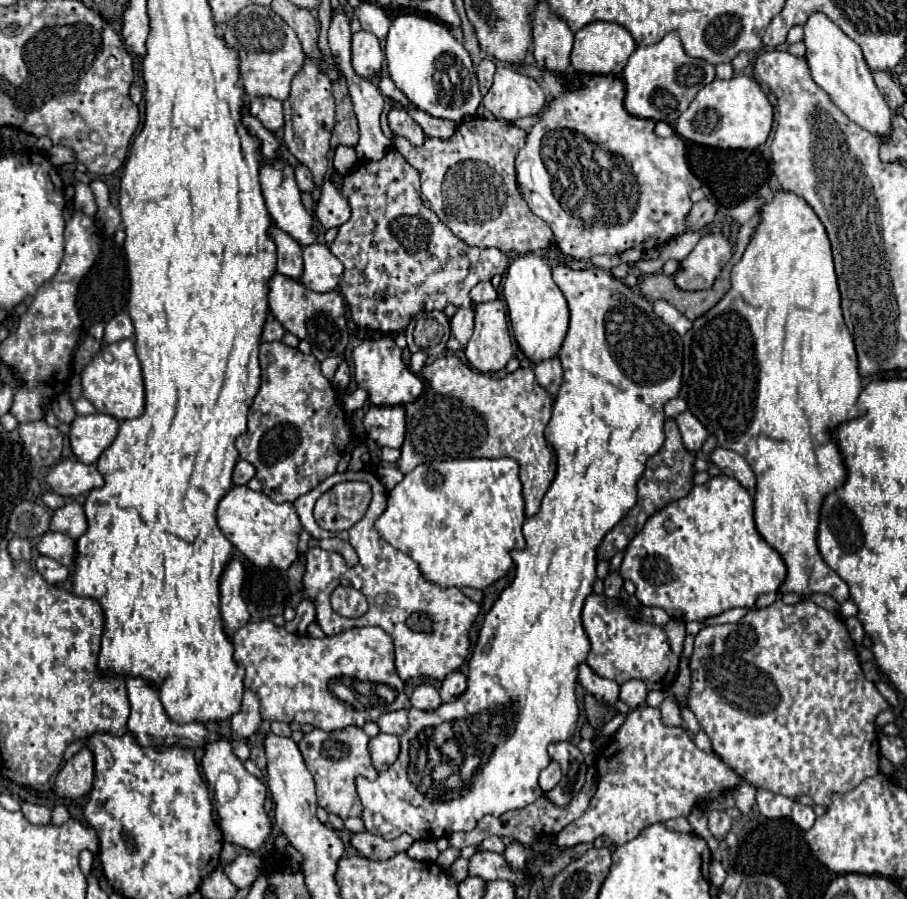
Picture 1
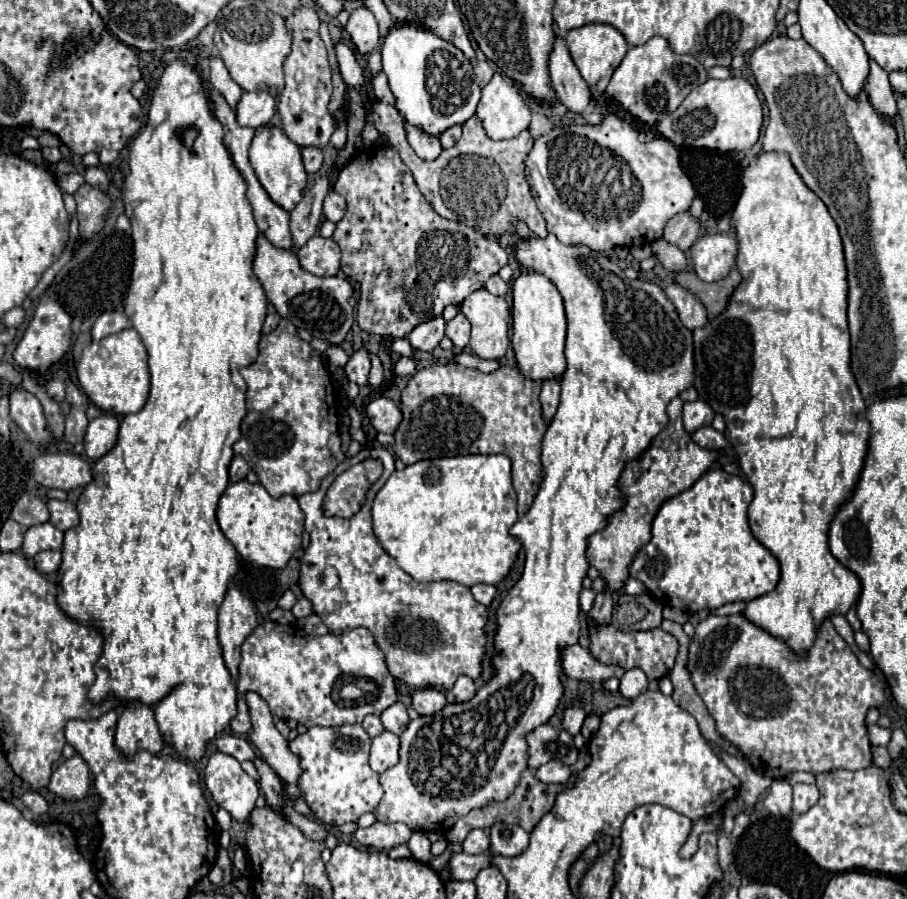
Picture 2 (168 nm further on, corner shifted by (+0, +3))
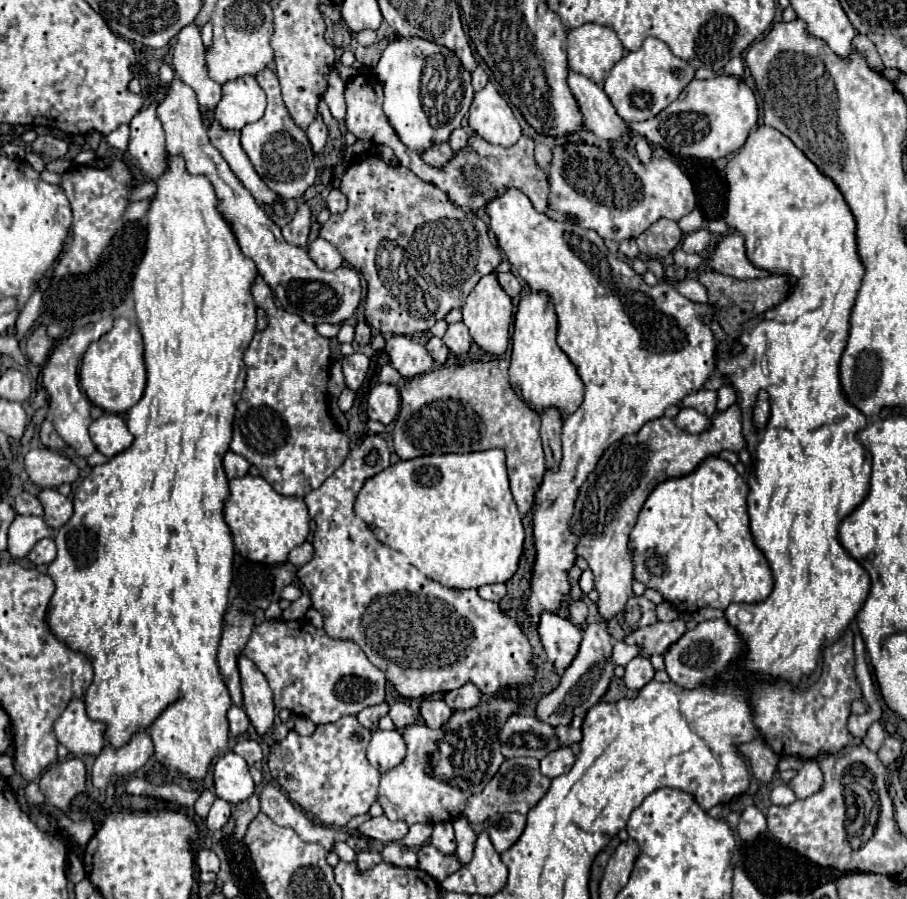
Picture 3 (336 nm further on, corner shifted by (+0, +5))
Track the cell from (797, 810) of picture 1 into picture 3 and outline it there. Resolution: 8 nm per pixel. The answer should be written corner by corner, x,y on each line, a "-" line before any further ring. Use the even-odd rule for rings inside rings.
816,760
806,762
806,764
798,770
798,774
794,776
794,780
792,780
788,786
796,792
798,798
808,798
808,796
812,796
814,792
818,792
820,786
822,786
822,772
820,772
818,762
816,762

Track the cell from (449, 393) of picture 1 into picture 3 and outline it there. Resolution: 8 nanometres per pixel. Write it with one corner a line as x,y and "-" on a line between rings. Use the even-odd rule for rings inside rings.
492,358
488,362
476,360
464,366
440,366
434,368
430,374
412,378
400,390
402,406
400,414
394,422
394,452
402,460
418,458
424,454
446,454
446,452
476,452
476,450
490,450
502,448
506,452
508,462
508,476
512,496
518,504
520,514
528,514
534,506
534,494
544,478
546,464
544,452
540,442
540,416
516,396
508,382
508,362
504,358

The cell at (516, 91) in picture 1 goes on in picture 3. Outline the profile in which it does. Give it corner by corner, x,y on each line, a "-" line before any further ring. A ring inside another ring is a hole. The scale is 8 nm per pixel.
492,82
474,94
468,112
468,124
474,134
496,146
514,146
522,136
512,108
498,94

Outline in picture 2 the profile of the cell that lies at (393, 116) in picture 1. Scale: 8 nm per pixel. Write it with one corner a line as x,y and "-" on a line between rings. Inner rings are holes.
404,122
404,130
406,130
410,146
414,148
414,152
420,158
434,160
442,152
442,146
440,146
438,138
432,138
430,134
424,134
424,130
416,130
416,126
408,126
408,122

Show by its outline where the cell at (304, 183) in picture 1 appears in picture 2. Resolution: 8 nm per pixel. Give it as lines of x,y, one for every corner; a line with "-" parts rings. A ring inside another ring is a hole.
304,148
302,150
302,162
308,174
316,174
322,166
322,150
318,148

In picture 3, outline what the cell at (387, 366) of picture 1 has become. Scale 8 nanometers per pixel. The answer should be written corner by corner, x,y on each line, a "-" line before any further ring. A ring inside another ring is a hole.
354,352
342,360
342,372
344,372
344,384
350,390
358,390
366,378
370,360
362,352

